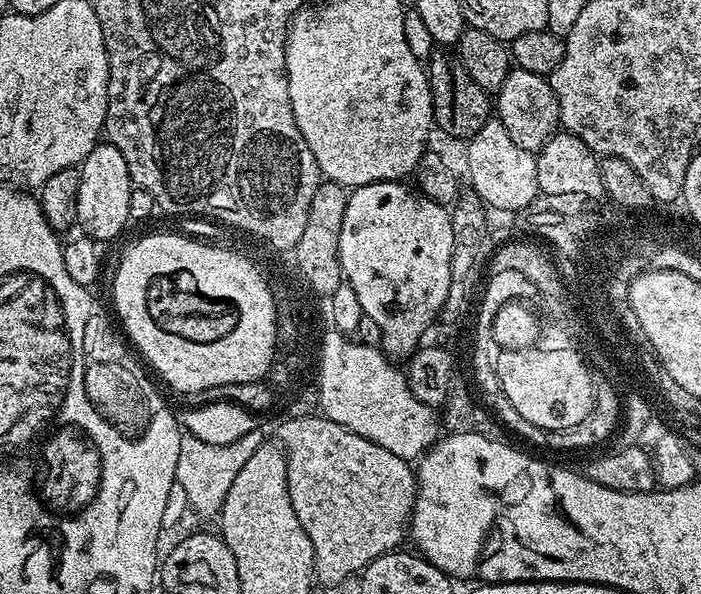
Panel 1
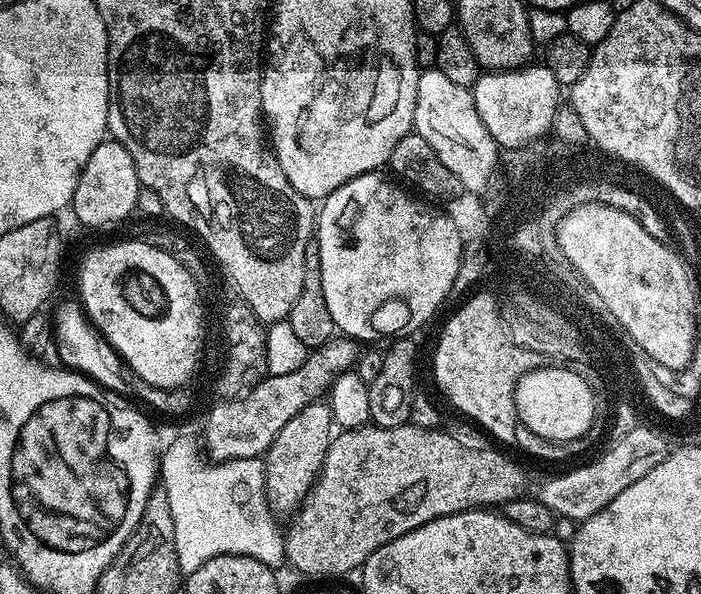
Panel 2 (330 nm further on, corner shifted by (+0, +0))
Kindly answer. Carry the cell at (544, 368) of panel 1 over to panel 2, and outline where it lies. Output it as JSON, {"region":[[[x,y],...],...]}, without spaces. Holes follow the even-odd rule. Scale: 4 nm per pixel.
{"region":[[[551,366],[535,368],[522,374],[520,380],[517,381],[513,398],[519,423],[546,439],[570,440],[576,436],[576,432],[583,432],[587,436],[588,420],[594,419],[592,396],[588,396],[588,388],[578,386],[582,383],[579,371],[568,366],[558,367],[562,368],[551,368]]]}

